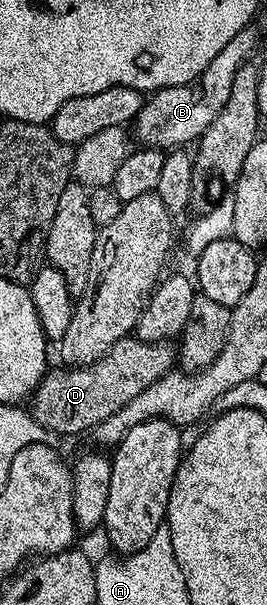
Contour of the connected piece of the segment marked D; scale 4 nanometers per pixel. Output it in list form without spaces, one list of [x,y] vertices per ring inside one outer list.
[[[135,336],[123,338],[110,348],[110,352],[106,352],[106,356],[94,360],[94,364],[59,368],[60,370],[49,369],[44,379],[38,384],[36,393],[30,399],[31,416],[42,428],[61,436],[80,434],[83,430],[95,431],[96,426],[102,424],[102,420],[110,420],[110,416],[114,416],[114,412],[118,412],[123,406],[130,404],[130,400],[134,400],[134,396],[146,392],[146,388],[150,388],[150,384],[154,384],[154,380],[166,376],[169,370],[177,365],[177,362],[178,350],[175,345],[168,342],[143,342]]]

